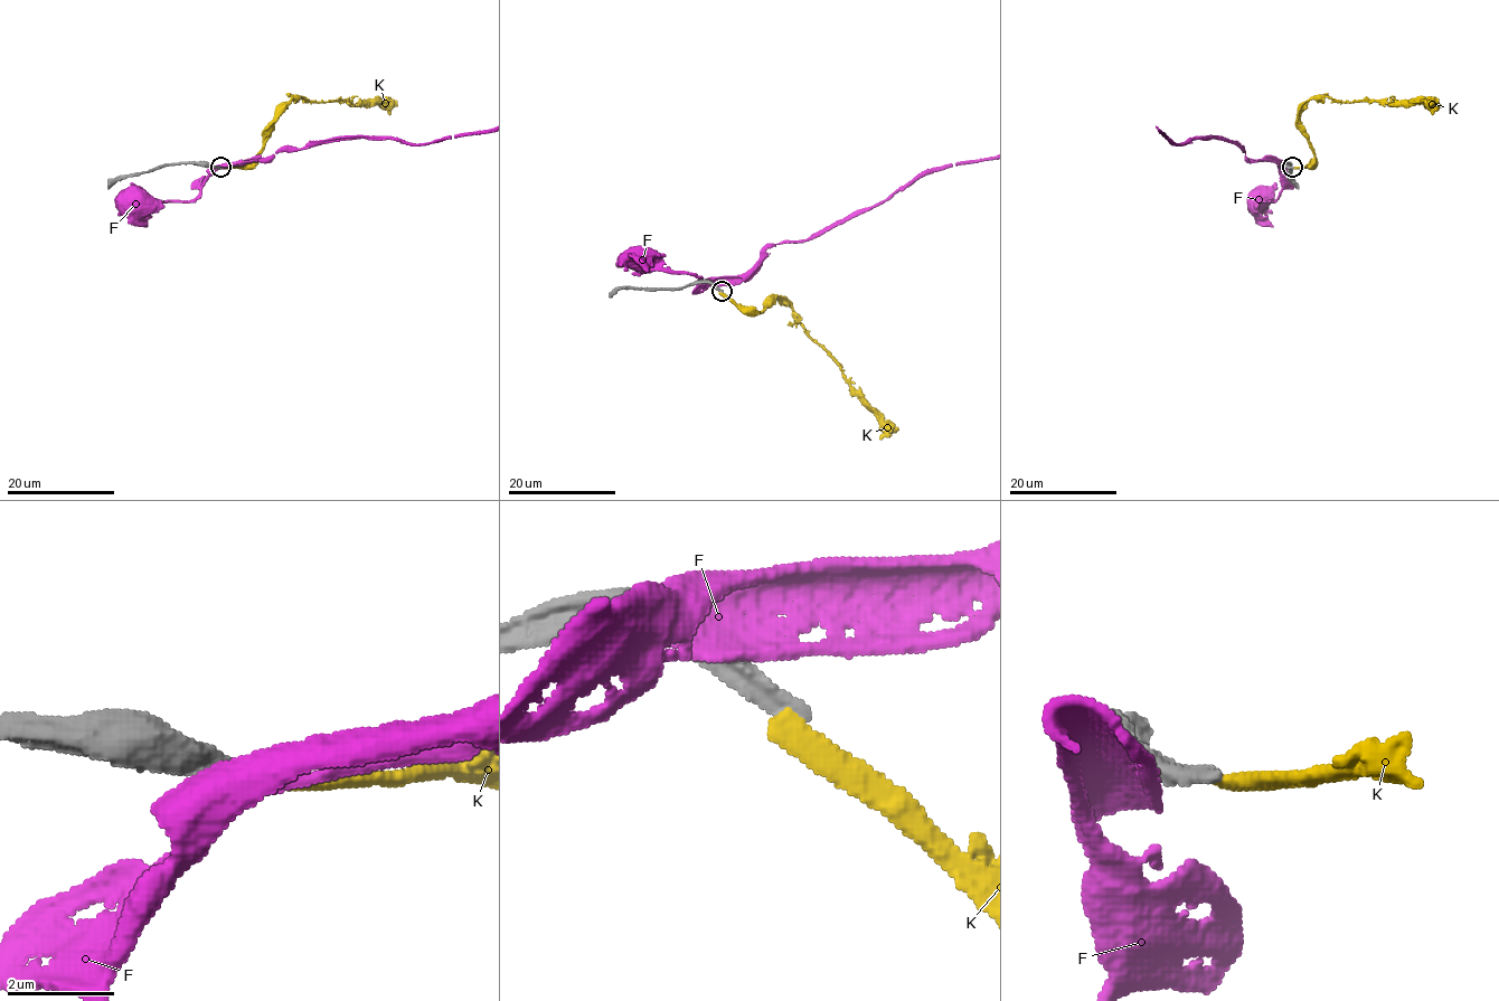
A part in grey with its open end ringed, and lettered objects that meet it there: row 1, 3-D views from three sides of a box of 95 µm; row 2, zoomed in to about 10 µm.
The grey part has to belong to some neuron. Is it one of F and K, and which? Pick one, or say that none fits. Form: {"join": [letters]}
{"join": []}

